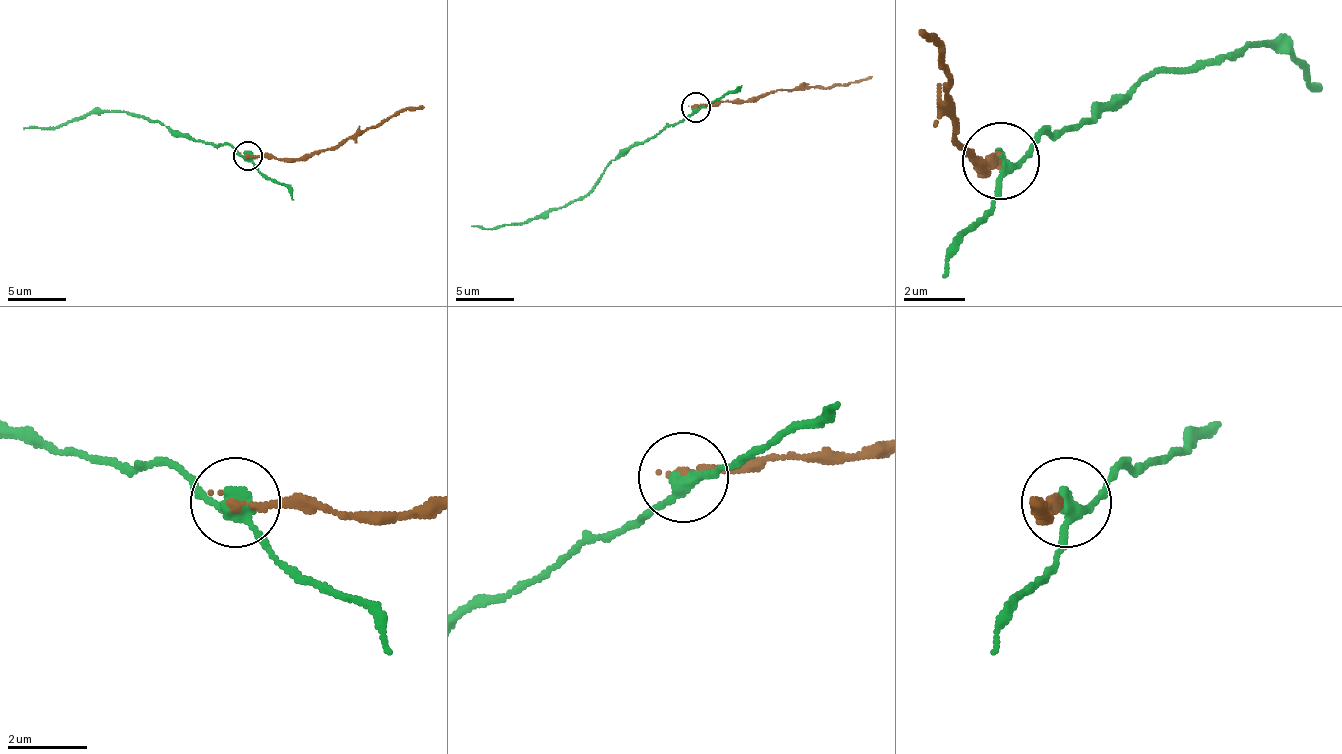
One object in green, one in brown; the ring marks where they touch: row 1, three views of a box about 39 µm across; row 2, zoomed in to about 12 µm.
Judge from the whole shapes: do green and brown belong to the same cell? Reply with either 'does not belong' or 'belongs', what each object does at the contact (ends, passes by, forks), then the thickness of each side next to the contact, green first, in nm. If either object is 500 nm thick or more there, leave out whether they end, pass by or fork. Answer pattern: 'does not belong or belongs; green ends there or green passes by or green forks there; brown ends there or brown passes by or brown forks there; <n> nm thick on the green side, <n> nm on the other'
does not belong; green passes by; brown ends there; 320 nm thick on the green side, 190 nm on the other

